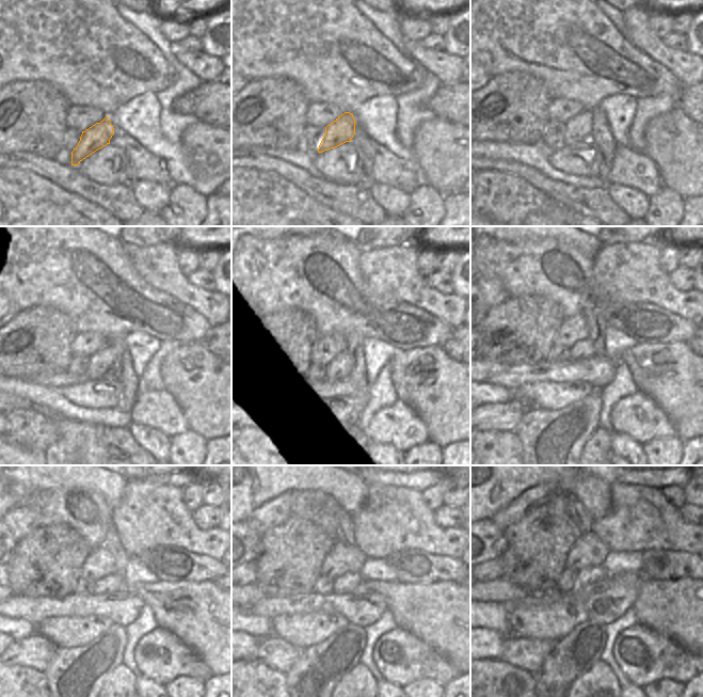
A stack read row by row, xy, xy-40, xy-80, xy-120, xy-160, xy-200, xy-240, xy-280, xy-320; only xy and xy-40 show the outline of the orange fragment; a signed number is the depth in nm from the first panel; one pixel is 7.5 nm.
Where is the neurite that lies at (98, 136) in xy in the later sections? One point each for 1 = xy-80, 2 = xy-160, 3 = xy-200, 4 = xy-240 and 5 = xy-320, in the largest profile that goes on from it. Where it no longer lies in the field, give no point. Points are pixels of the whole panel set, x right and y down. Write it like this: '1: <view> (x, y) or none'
1: xy-80 (578, 128)
2: xy-160 (341, 366)
3: xy-200 (581, 349)
4: xy-240 (113, 583)
5: xy-320 (587, 575)

